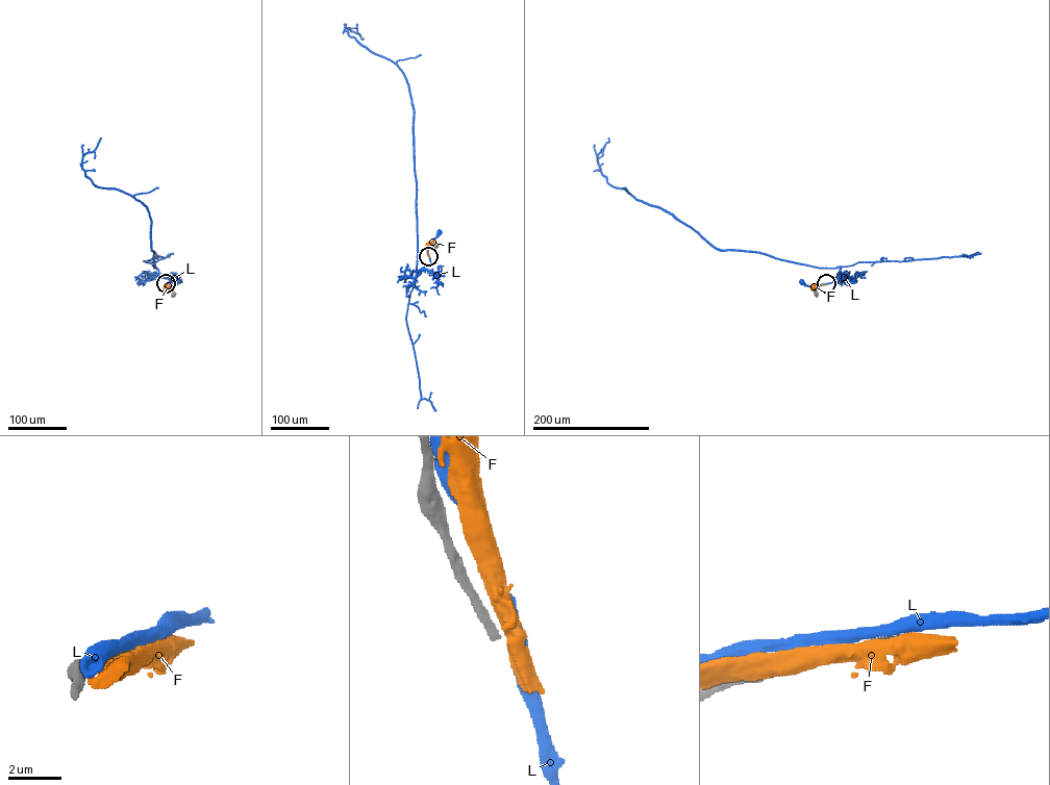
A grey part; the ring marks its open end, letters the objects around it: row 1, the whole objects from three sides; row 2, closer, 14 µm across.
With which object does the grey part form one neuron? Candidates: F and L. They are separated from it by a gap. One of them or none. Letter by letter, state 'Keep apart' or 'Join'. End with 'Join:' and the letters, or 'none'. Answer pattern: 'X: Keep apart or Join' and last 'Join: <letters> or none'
F: Keep apart
L: Keep apart
Join: none

